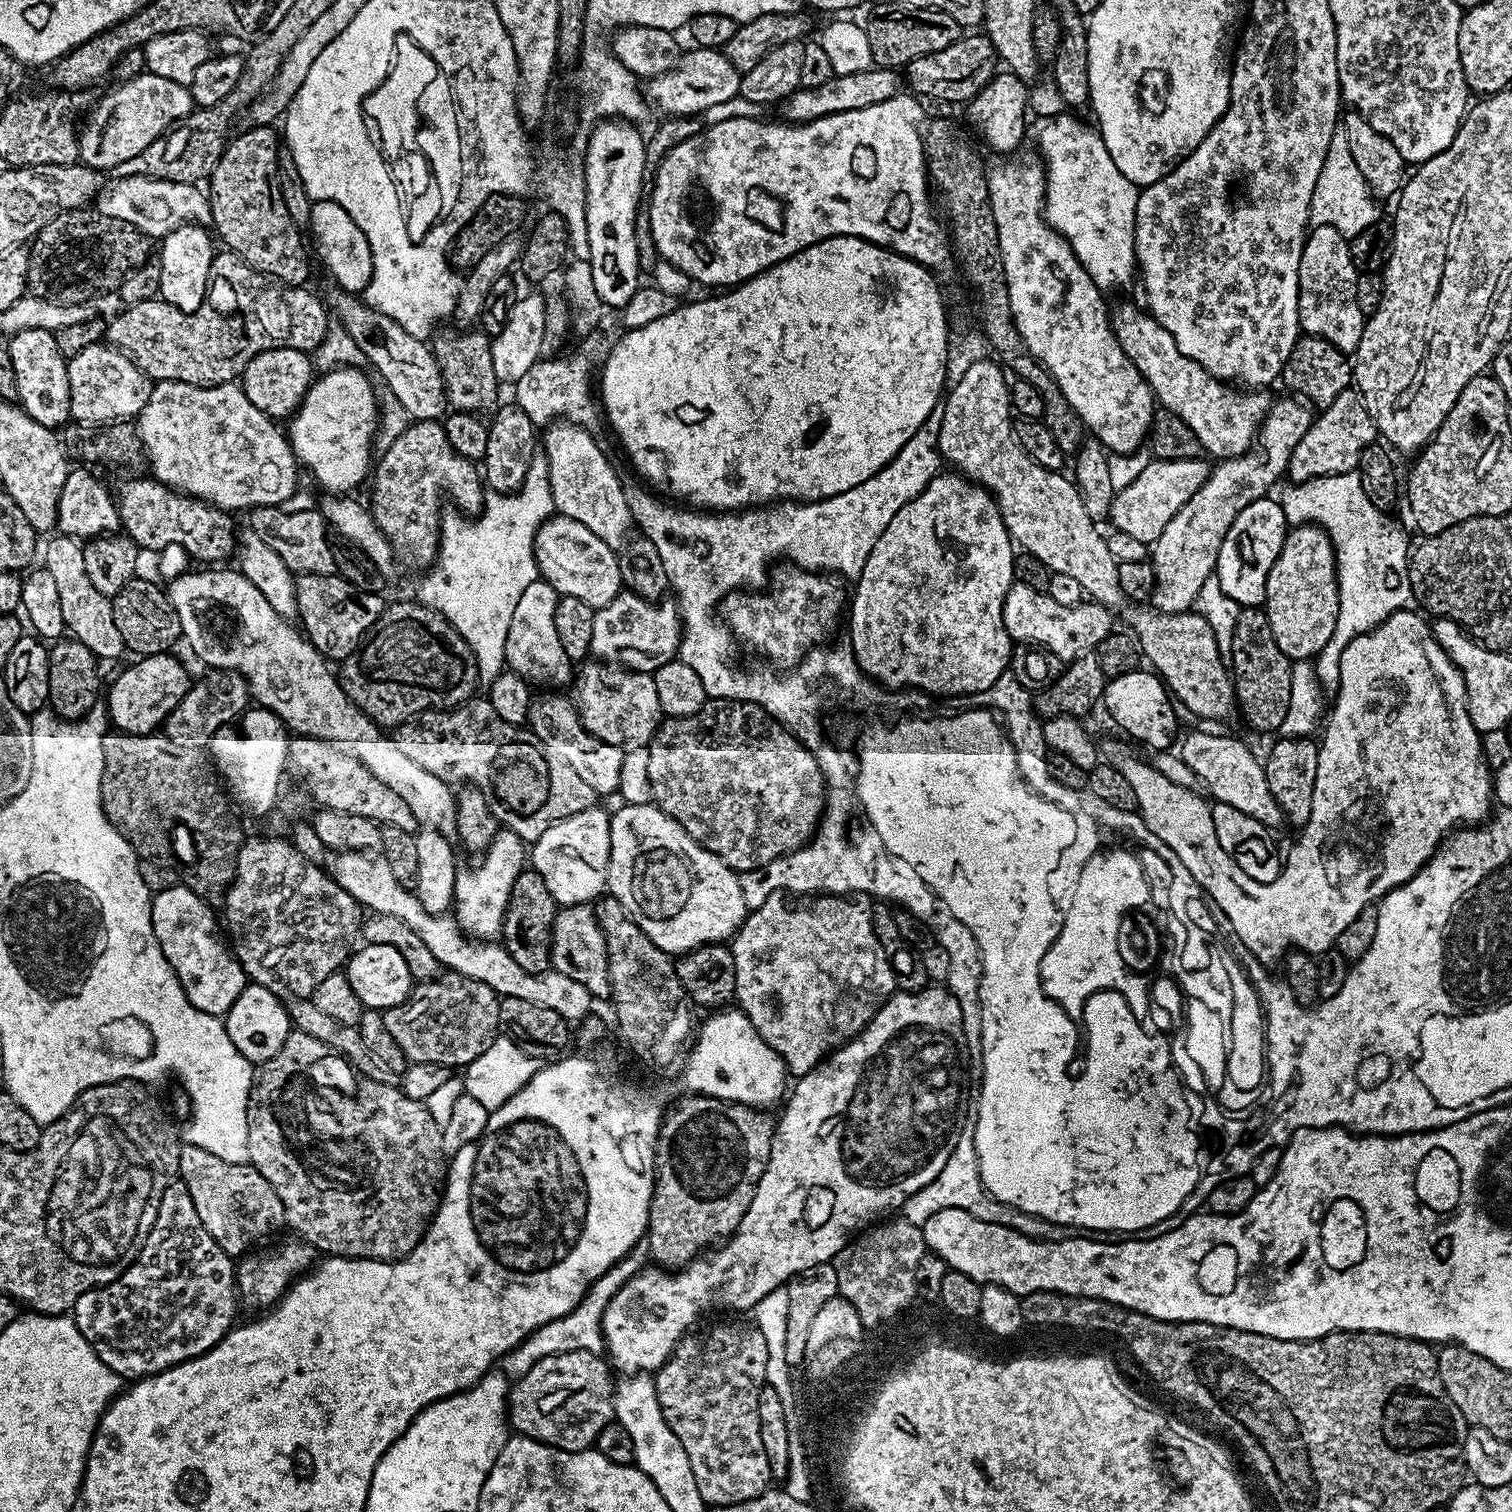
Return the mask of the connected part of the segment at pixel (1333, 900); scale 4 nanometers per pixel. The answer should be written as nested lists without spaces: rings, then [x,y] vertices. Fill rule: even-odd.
[[[1401,610],[1394,613],[1389,620],[1382,621],[1377,628],[1367,633],[1366,638],[1351,640],[1343,655],[1340,656],[1340,687],[1335,689],[1336,705],[1333,708],[1331,705],[1326,716],[1326,723],[1322,728],[1324,741],[1321,739],[1318,744],[1320,750],[1318,778],[1314,778],[1314,802],[1310,810],[1310,818],[1302,826],[1301,832],[1304,833],[1301,834],[1300,841],[1289,852],[1287,849],[1280,876],[1274,878],[1274,882],[1263,884],[1250,878],[1250,874],[1246,874],[1246,870],[1242,870],[1238,862],[1234,862],[1234,858],[1230,858],[1230,854],[1226,854],[1226,850],[1218,846],[1218,834],[1214,834],[1212,808],[1207,799],[1204,801],[1202,797],[1195,796],[1197,793],[1191,788],[1183,788],[1170,782],[1170,778],[1166,778],[1166,774],[1153,768],[1151,763],[1144,761],[1143,764],[1142,761],[1135,760],[1132,756],[1124,756],[1121,760],[1115,761],[1116,768],[1122,774],[1126,774],[1126,782],[1130,782],[1135,807],[1140,807],[1139,819],[1146,822],[1148,831],[1154,833],[1160,844],[1170,846],[1170,850],[1178,854],[1182,866],[1186,866],[1186,870],[1194,874],[1194,882],[1198,882],[1198,886],[1202,886],[1208,893],[1208,897],[1220,907],[1224,919],[1231,924],[1238,938],[1242,938],[1246,950],[1258,957],[1266,966],[1272,966],[1275,960],[1283,961],[1289,950],[1299,950],[1309,954],[1329,951],[1335,945],[1338,934],[1342,934],[1342,930],[1346,930],[1346,926],[1350,926],[1350,922],[1354,922],[1354,918],[1358,918],[1358,914],[1362,914],[1364,908],[1379,901],[1393,888],[1400,888],[1407,880],[1414,878],[1417,870],[1434,855],[1442,841],[1453,829],[1457,826],[1479,825],[1489,815],[1488,807],[1493,807],[1492,782],[1494,776],[1490,768],[1488,772],[1488,764],[1484,761],[1484,748],[1480,745],[1481,733],[1477,732],[1474,722],[1470,722],[1462,674],[1454,666],[1452,659],[1442,650],[1442,646],[1438,646],[1438,642],[1433,638],[1429,621],[1427,619],[1424,621],[1418,613],[1412,611]]]

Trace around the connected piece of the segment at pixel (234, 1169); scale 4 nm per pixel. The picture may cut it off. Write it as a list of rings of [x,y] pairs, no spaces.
[[[185,1143],[180,1149],[177,1175],[192,1198],[201,1225],[230,1257],[243,1257],[251,1249],[253,1238],[272,1234],[285,1225],[285,1208],[277,1191],[247,1162],[228,1163],[226,1158],[202,1150],[202,1146]]]

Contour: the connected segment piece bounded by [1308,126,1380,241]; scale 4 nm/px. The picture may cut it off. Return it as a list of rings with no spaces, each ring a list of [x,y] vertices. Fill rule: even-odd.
[[[1338,126],[1332,135],[1330,150],[1322,166],[1322,174],[1314,186],[1308,223],[1312,228],[1334,226],[1338,234],[1342,234],[1345,240],[1350,241],[1356,235],[1373,227],[1372,223],[1380,216],[1380,208],[1376,204],[1379,204],[1377,197],[1372,195],[1358,162],[1354,162],[1354,158],[1350,155],[1348,133],[1343,127]]]

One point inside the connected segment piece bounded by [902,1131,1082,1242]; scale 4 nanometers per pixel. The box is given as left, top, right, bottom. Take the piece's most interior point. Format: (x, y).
(960, 1186)

